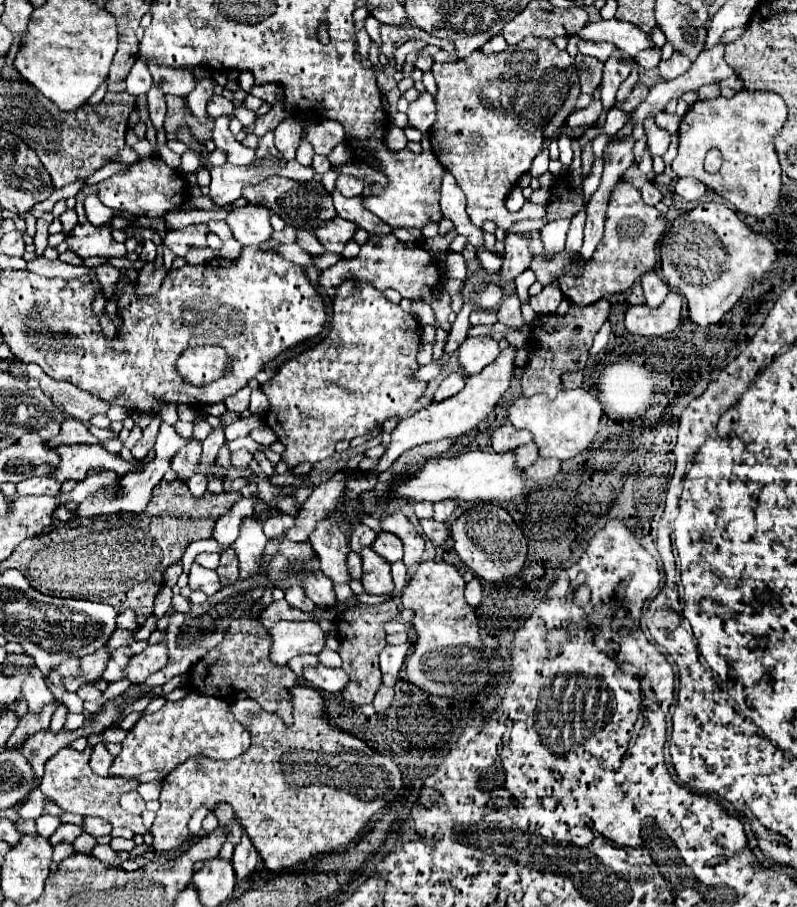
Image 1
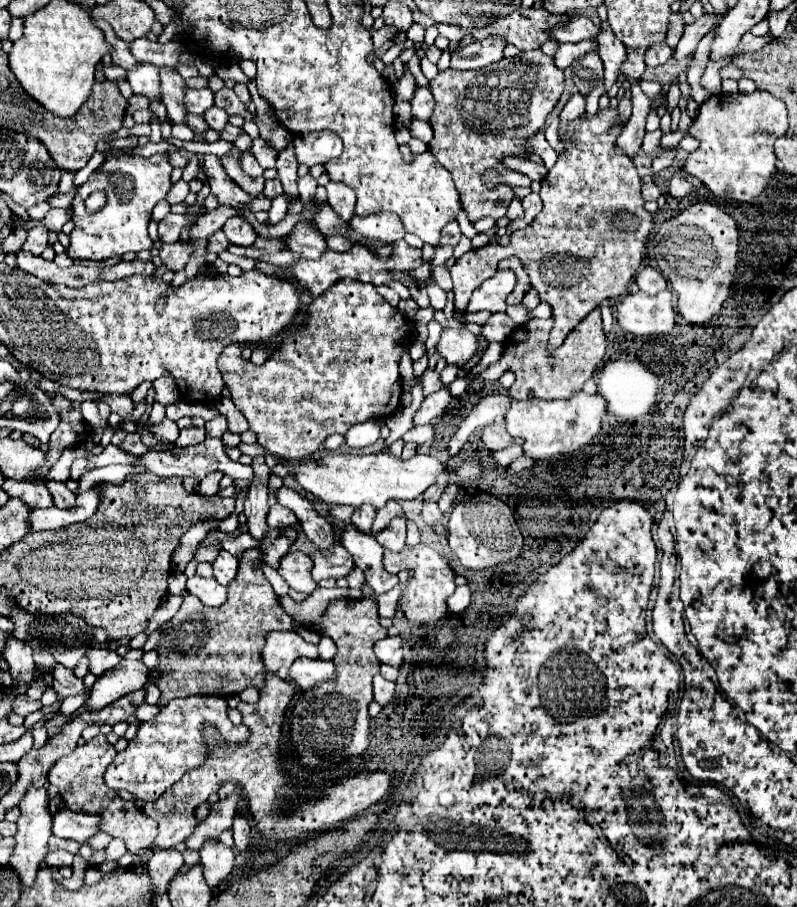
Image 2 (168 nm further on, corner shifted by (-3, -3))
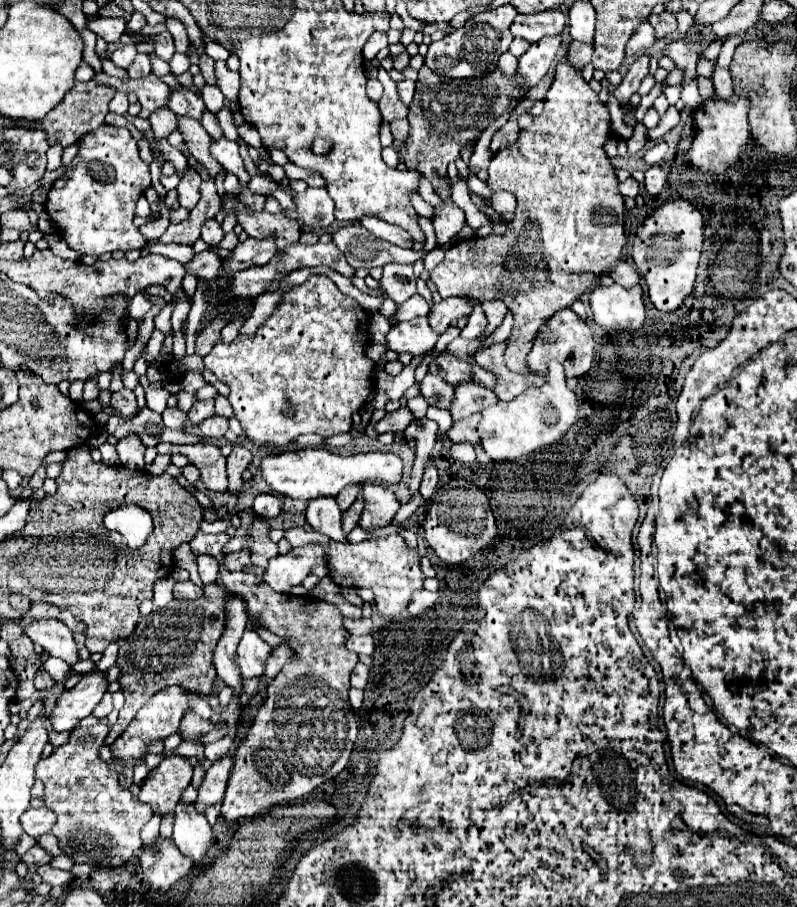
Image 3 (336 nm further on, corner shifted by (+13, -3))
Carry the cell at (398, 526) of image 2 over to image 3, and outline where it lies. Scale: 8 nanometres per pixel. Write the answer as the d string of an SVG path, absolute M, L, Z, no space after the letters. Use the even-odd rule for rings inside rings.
M364 484L362 496L366 500L366 506L360 518L360 526L368 532L388 526L400 508L398 498L390 490L376 484Z

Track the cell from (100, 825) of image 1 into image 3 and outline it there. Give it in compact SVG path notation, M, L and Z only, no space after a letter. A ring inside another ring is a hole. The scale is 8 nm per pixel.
M28 808L28 812L24 812L22 820L24 822L24 832L38 838L42 834L50 834L54 824L56 824L56 814L52 810L44 808Z

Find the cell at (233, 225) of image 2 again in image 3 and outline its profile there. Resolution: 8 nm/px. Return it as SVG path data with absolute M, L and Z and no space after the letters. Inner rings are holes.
M208 218L202 226L202 240L214 248L222 242L222 238L224 238L222 226L216 222L216 218Z

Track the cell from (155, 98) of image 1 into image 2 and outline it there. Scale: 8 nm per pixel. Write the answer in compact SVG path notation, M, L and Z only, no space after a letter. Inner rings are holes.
M136 64L136 68L126 72L126 78L130 80L130 86L134 94L144 94L150 100L160 100L160 74L158 68L152 68L152 64Z

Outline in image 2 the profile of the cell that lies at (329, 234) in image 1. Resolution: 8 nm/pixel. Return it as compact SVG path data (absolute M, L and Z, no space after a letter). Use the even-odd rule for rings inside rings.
M298 222L284 238L286 238L286 250L298 254L300 258L320 258L328 248L324 236L320 236L314 228L310 228L304 222Z

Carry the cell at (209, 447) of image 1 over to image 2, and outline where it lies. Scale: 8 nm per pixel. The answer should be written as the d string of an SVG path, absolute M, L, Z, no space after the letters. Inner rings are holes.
M222 414L216 416L214 420L206 422L206 434L208 434L208 436L216 436L216 438L220 438L220 436L224 434L224 430L226 430L226 418L224 418Z

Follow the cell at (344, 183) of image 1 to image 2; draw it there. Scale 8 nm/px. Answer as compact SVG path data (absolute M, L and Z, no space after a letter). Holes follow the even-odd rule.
M328 182L326 184L326 194L328 194L328 204L332 210L344 220L350 222L354 216L354 192L340 182Z

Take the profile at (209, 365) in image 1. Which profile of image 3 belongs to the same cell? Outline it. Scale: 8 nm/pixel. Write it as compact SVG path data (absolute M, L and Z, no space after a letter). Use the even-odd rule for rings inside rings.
M320 274L308 278L302 286L288 290L282 304L254 336L238 336L232 344L218 340L212 352L204 356L204 366L230 388L228 402L232 404L234 416L240 420L246 436L256 446L268 444L286 448L288 444L296 442L298 436L308 432L328 438L352 428L352 414L358 412L374 392L376 362L366 356L366 328L366 310L354 298L344 296L328 276ZM288 408L292 408L292 414L282 414Z

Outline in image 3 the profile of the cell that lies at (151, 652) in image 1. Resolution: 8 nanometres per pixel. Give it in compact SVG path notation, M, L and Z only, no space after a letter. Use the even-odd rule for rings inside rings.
M106 672L82 674L80 682L72 690L64 690L58 698L58 706L50 714L50 722L56 732L74 730L82 718L92 714L96 704L108 692Z

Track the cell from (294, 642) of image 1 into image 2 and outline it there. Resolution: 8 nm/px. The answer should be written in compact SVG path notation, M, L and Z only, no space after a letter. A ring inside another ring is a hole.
M268 632L268 640L262 648L262 660L266 670L278 672L278 668L290 668L292 662L300 656L318 658L318 648L304 642L296 632Z

